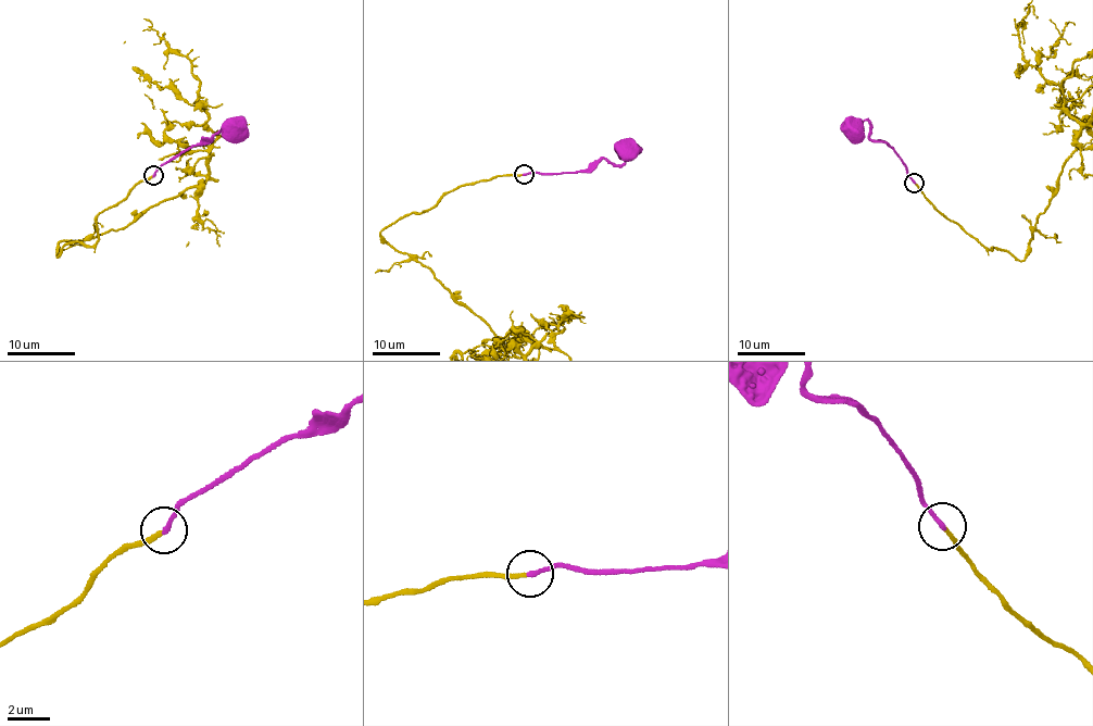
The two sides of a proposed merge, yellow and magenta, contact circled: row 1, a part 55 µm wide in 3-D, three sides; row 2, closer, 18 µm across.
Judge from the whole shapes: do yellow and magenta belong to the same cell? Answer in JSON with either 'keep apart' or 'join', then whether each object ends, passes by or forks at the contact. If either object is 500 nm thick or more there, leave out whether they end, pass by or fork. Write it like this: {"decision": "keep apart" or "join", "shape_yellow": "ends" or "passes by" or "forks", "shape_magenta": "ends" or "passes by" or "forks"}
{"decision": "join", "shape_yellow": "ends", "shape_magenta": "ends"}

